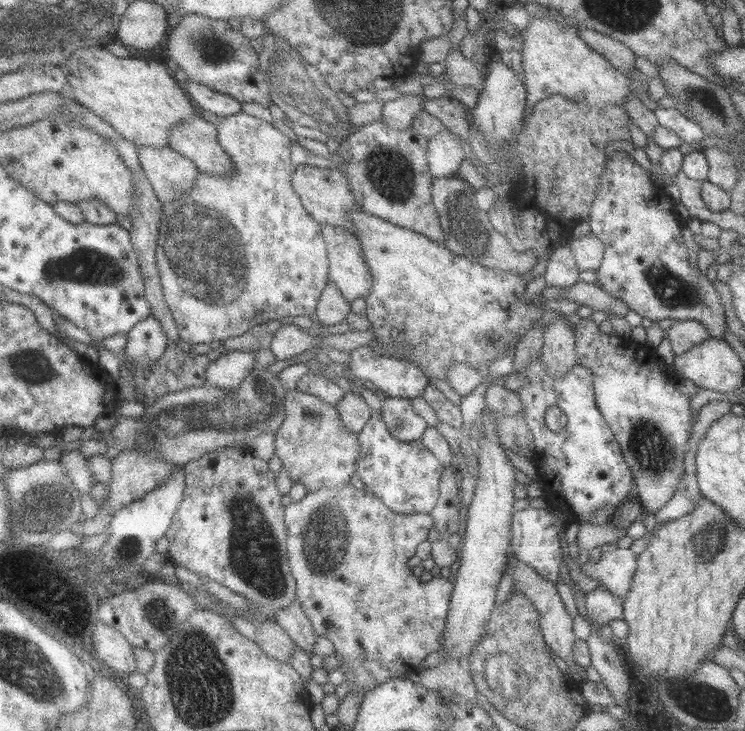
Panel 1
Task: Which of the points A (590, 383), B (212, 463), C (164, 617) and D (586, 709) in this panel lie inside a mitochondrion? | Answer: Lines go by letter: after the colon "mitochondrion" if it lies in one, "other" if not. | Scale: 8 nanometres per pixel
A: other
B: other
C: mitochondrion
D: other

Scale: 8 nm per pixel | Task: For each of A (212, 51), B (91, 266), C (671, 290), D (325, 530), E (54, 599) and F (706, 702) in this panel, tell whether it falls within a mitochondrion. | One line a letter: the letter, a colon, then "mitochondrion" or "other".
A: mitochondrion
B: mitochondrion
C: mitochondrion
D: mitochondrion
E: other
F: mitochondrion

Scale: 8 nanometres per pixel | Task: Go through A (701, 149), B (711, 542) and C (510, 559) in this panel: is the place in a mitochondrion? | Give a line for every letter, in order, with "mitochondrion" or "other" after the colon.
A: other
B: mitochondrion
C: other

